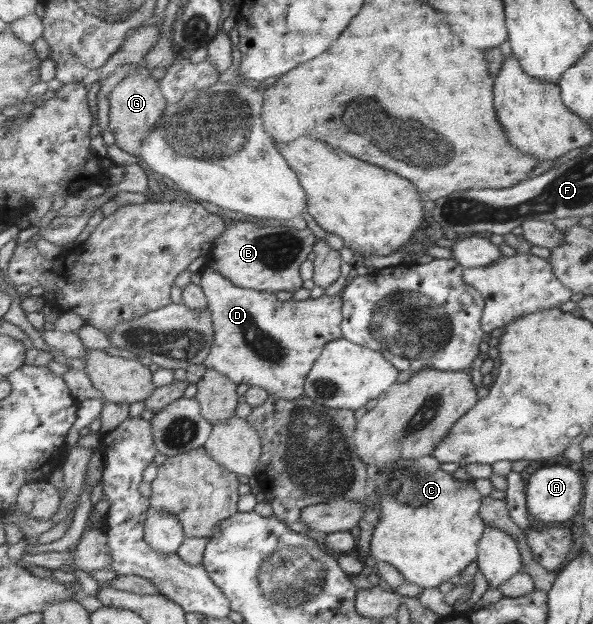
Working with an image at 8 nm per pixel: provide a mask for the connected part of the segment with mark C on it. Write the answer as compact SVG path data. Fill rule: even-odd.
M431 455L393 462L388 468L377 467L378 476L372 480L375 490L381 496L382 518L372 533L370 555L366 559L391 564L404 580L423 589L437 588L441 582L452 580L475 560L477 542L485 526L479 516L481 497L478 491L472 484L454 479L446 470L440 470L439 464L439 460Z

